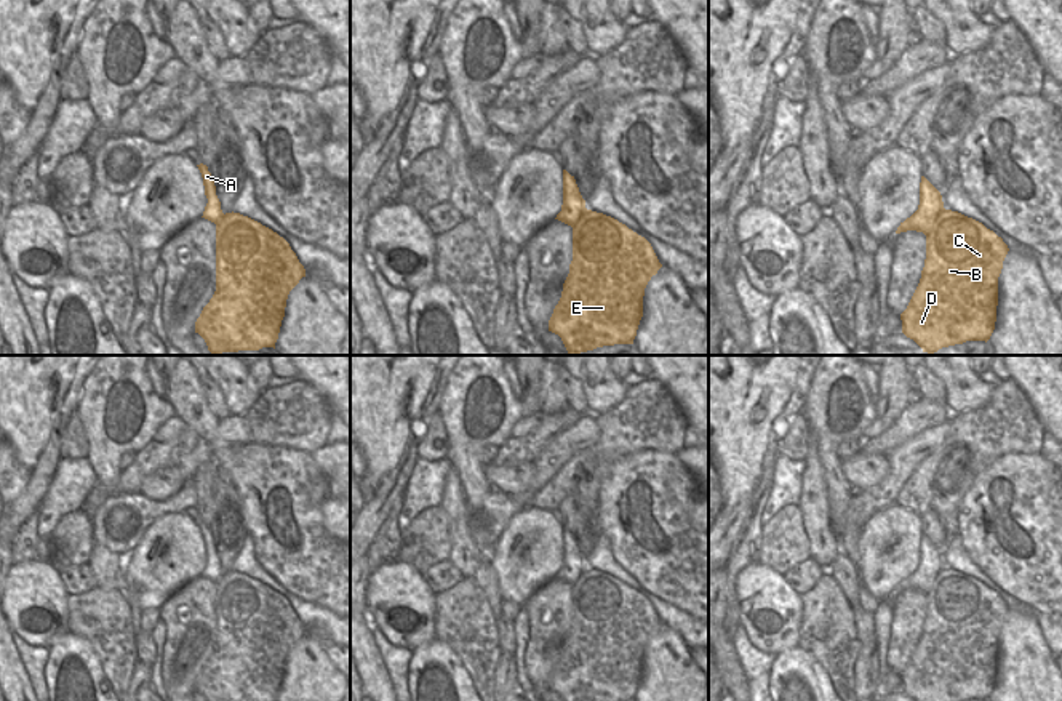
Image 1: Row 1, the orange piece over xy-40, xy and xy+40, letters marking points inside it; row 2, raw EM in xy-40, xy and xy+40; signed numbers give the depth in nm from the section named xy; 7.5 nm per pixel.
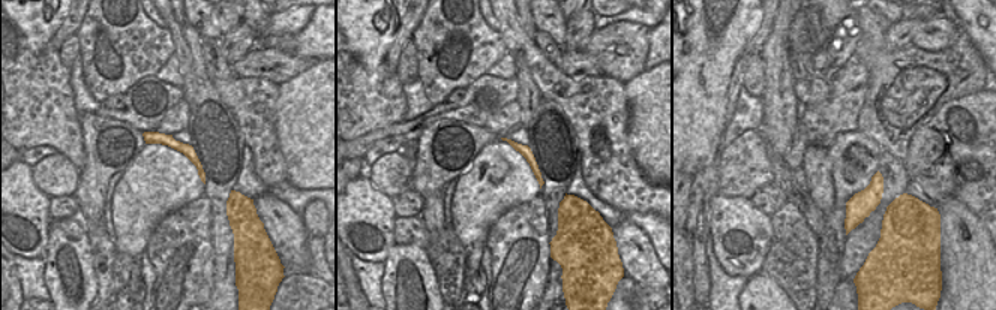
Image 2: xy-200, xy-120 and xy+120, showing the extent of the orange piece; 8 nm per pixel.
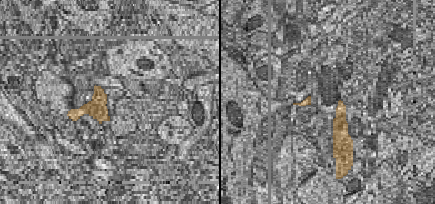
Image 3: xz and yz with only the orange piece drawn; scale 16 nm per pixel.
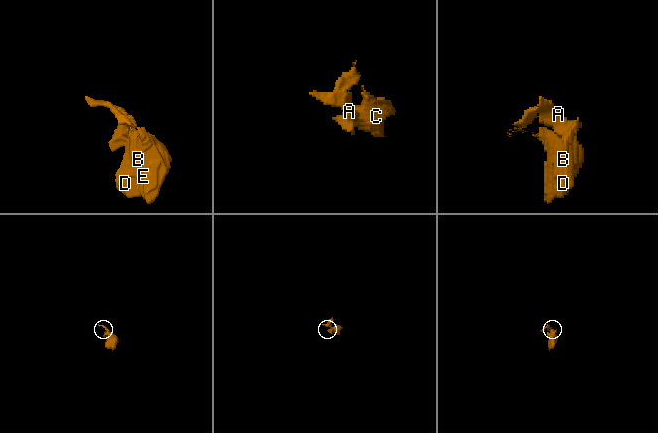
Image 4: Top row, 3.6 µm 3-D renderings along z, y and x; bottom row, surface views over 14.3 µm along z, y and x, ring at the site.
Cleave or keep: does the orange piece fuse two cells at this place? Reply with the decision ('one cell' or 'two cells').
two cells

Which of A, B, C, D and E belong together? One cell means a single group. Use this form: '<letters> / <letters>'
A / B C D E

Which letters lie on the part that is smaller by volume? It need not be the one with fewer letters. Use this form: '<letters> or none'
A

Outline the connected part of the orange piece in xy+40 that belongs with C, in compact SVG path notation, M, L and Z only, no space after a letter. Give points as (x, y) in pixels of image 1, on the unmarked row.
M944 568L926 594L921 637L900 672L902 691L915 701L987 701L1008 610L982 581Z

